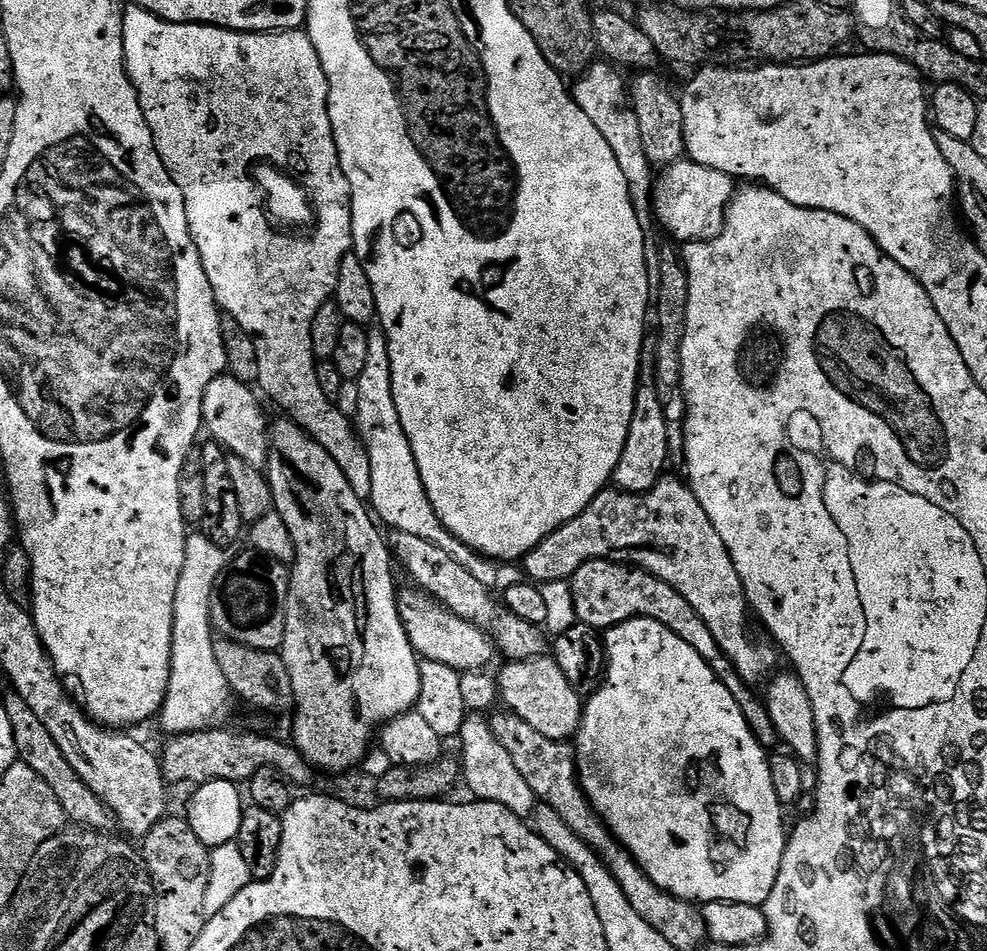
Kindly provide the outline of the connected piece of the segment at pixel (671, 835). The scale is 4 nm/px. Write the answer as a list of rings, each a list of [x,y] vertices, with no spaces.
[[[627,620],[618,626],[607,629],[603,633],[602,639],[606,645],[606,675],[602,681],[602,686],[597,688],[595,692],[587,697],[586,703],[582,708],[582,721],[580,724],[580,731],[578,733],[578,741],[575,745],[574,751],[576,760],[580,770],[580,784],[584,787],[584,794],[588,801],[592,803],[593,810],[601,816],[608,829],[611,830],[613,836],[619,840],[621,846],[627,850],[638,862],[638,866],[650,878],[650,882],[654,882],[654,886],[658,886],[663,892],[668,892],[671,896],[678,897],[679,900],[690,900],[697,905],[703,906],[705,904],[713,904],[714,902],[726,902],[727,904],[754,904],[763,906],[770,898],[774,886],[778,882],[778,874],[782,866],[782,858],[784,851],[788,845],[789,833],[784,832],[784,812],[786,812],[785,805],[781,804],[778,794],[774,788],[774,778],[772,777],[772,762],[769,753],[766,751],[764,745],[758,742],[758,738],[750,730],[750,726],[746,722],[746,718],[742,714],[742,710],[738,706],[738,702],[734,698],[734,694],[730,694],[730,690],[726,690],[726,686],[714,674],[712,667],[707,664],[703,658],[698,654],[698,650],[694,650],[694,646],[690,646],[690,642],[682,642],[682,638],[678,638],[678,634],[674,634],[674,630],[670,630],[666,626],[662,626],[662,622],[654,622],[653,620]]]

